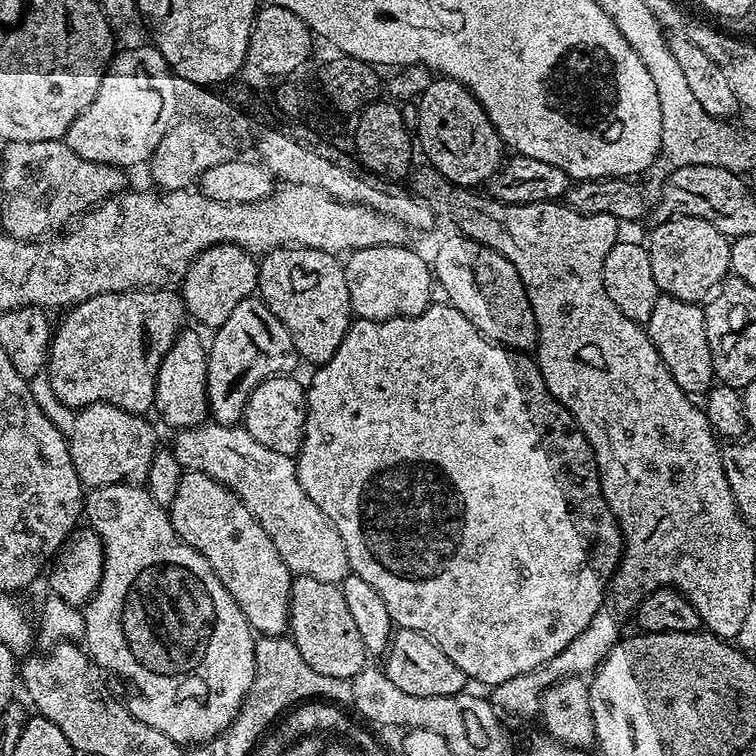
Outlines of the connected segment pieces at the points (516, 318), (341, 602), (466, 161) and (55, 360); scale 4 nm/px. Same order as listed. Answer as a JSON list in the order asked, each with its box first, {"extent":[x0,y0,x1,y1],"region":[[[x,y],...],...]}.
[{"extent":[434,234,536,350],"region":[[[451,234],[436,248],[436,264],[434,260],[434,280],[445,292],[447,303],[462,313],[477,330],[492,341],[503,344],[513,350],[532,350],[536,347],[536,319],[530,306],[530,298],[526,294],[524,284],[518,278],[518,270],[502,254],[474,242],[459,234]]]},{"extent":[288,576,365,680],"region":[[[296,576],[292,581],[288,626],[290,638],[298,646],[302,658],[306,658],[307,664],[318,670],[318,674],[351,680],[365,668],[362,638],[358,635],[350,609],[346,607],[346,598],[337,585],[318,582],[318,578],[309,576]]]},{"extent":[414,78,506,190],"region":[[[434,78],[426,90],[422,90],[414,107],[414,136],[419,151],[421,148],[423,159],[450,178],[450,182],[476,190],[487,185],[500,172],[506,160],[506,145],[469,88],[456,80]]]},{"extent":[46,288,186,414],"region":[[[168,288],[133,290],[131,292],[107,292],[106,294],[98,294],[94,298],[86,298],[80,304],[75,305],[67,315],[68,314],[69,316],[66,317],[60,325],[58,323],[55,325],[46,365],[50,386],[53,388],[53,392],[57,398],[64,403],[66,407],[73,410],[79,410],[91,404],[113,404],[127,412],[148,414],[149,411],[151,413],[156,403],[154,390],[156,389],[156,379],[158,378],[158,366],[162,362],[164,355],[170,350],[170,346],[174,343],[177,336],[180,335],[182,331],[182,325],[180,325],[180,323],[186,320],[186,309],[181,293],[176,290],[169,290]]]}]

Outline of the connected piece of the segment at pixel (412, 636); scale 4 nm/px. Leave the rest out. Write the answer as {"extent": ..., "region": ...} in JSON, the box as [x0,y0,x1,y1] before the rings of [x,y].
{"extent":[382,628,469,698],"region":[[[396,628],[392,640],[388,643],[388,651],[382,660],[382,670],[406,694],[418,694],[418,698],[438,698],[453,696],[465,691],[469,683],[467,672],[458,670],[446,654],[428,636],[409,628]]]}

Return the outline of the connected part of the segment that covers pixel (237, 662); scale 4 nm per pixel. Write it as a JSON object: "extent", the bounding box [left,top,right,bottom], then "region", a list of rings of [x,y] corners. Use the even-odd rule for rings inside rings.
{"extent":[82,484,257,746],"region":[[[111,484],[91,489],[84,498],[83,515],[90,527],[100,536],[100,542],[104,546],[104,569],[100,585],[82,608],[85,622],[82,644],[92,663],[101,669],[109,668],[110,671],[125,676],[136,687],[137,696],[127,701],[134,718],[146,722],[146,726],[154,726],[154,730],[162,730],[162,734],[166,734],[166,738],[170,738],[176,744],[181,746],[204,744],[227,733],[232,720],[240,713],[244,699],[248,697],[248,691],[254,682],[254,646],[257,637],[248,625],[248,619],[242,614],[238,602],[234,602],[226,586],[222,586],[210,562],[206,562],[206,558],[202,558],[202,554],[198,554],[198,550],[191,548],[174,530],[171,515],[165,508],[158,506],[154,498],[150,498],[147,487],[138,484]]]}

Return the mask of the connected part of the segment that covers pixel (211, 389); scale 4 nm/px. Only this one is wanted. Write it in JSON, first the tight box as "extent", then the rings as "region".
{"extent":[206,298,298,425],"region":[[[249,298],[234,306],[230,318],[215,329],[216,336],[207,345],[208,369],[206,370],[206,394],[211,419],[217,424],[239,425],[244,418],[246,402],[250,402],[250,393],[263,380],[272,376],[295,373],[298,365],[296,347],[290,334],[278,318],[269,312],[264,301]]]}

